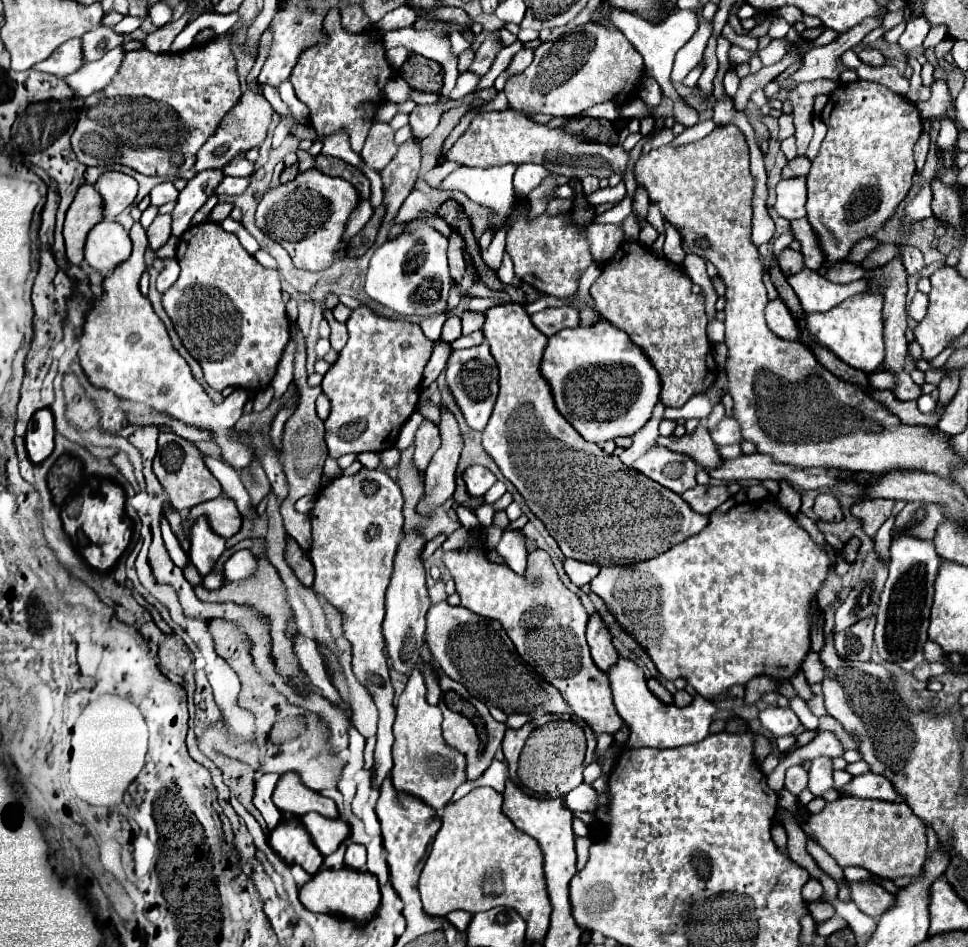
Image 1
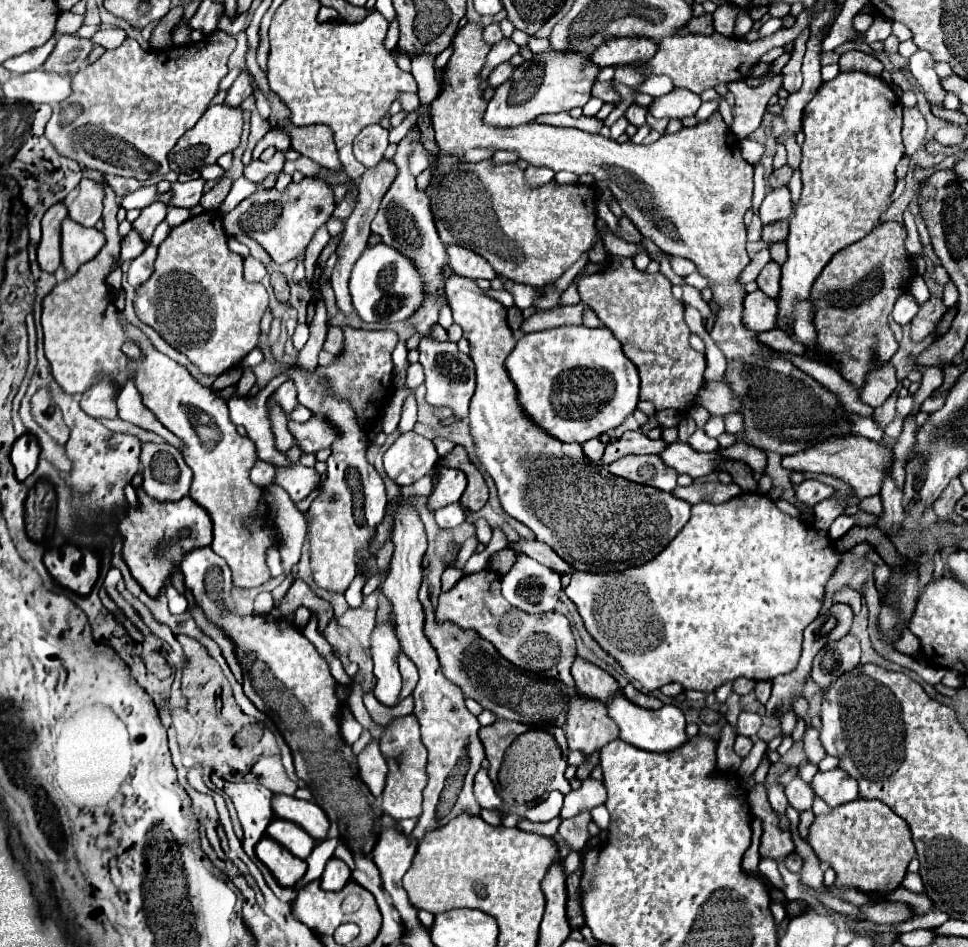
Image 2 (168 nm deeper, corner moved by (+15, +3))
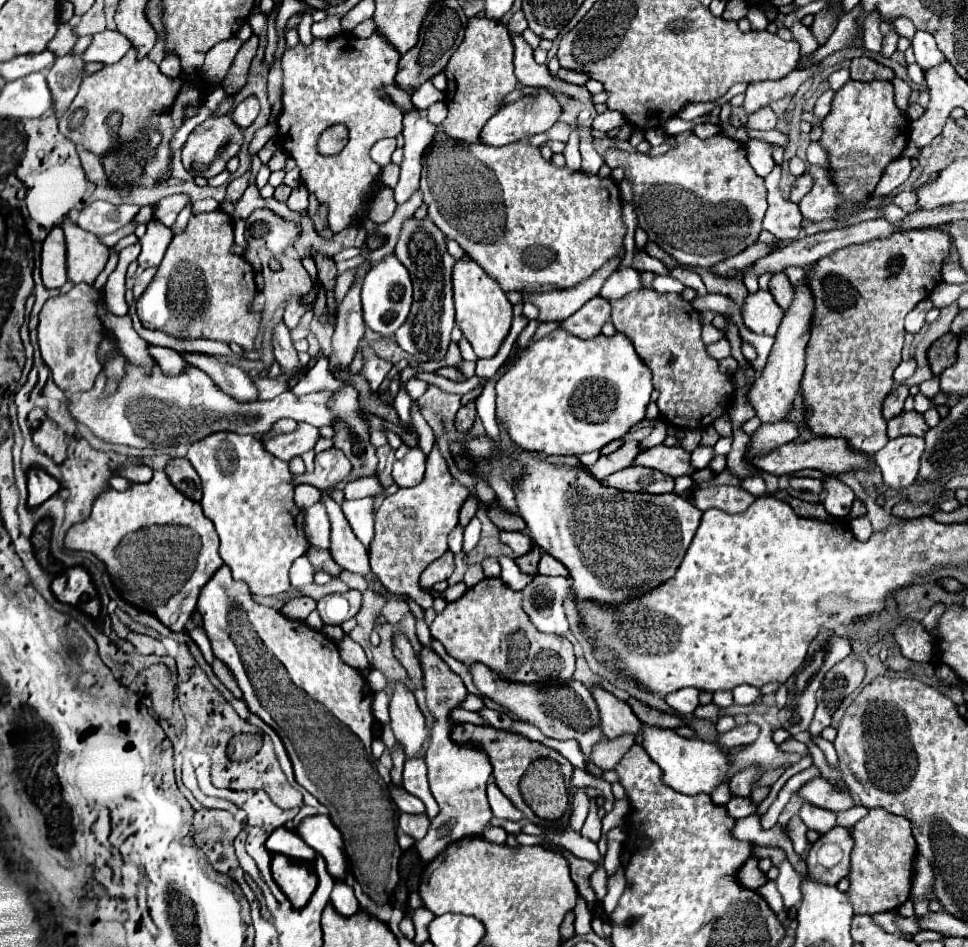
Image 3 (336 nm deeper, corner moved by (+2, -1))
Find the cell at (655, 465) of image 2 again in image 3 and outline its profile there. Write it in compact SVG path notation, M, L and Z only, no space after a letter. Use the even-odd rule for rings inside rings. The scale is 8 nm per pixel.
M630 466L610 474L604 480L604 484L624 492L646 492L646 494L668 494L674 490L672 478L666 478L666 474L658 470L640 466Z

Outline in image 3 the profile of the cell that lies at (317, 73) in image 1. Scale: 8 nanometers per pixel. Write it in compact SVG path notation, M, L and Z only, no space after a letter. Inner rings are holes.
M374 32L366 40L358 40L350 34L340 34L330 40L314 40L310 46L298 44L296 48L288 48L282 56L284 70L284 94L282 94L282 112L276 120L278 124L278 142L288 152L290 158L296 160L300 168L300 180L308 194L314 194L320 204L328 206L328 226L334 234L360 224L364 218L358 218L358 210L364 204L366 192L374 188L380 176L380 166L370 158L370 148L390 136L398 136L402 132L402 114L394 110L388 102L378 98L378 90L386 84L394 84L394 74L398 68L400 54L394 50L378 32ZM344 124L348 129L348 143L336 156L322 156L316 150L320 134L334 126Z

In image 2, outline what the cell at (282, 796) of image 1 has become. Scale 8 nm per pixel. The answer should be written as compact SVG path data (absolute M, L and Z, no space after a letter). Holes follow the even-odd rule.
M273 794L271 800L273 814L283 820L291 820L299 826L303 826L315 840L325 838L325 832L329 828L329 820L325 812L307 800L299 800L295 796L285 796L285 794Z

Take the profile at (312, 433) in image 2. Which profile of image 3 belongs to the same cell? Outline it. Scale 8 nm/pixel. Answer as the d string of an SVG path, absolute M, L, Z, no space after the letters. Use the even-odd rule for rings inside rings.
M300 422L298 430L294 430L292 434L274 434L274 436L264 434L260 438L260 442L266 452L270 452L272 456L276 456L284 462L290 462L294 456L300 456L306 450L312 450L314 442L318 438L320 438L320 434L316 432L316 426Z

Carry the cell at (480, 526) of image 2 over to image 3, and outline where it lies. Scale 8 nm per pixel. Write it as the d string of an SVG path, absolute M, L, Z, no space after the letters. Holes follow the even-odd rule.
M500 558L498 562L500 562L500 566L502 566L500 578L502 578L512 590L522 590L522 588L526 588L526 586L530 584L530 580L534 580L532 574L524 574L524 572L516 566L514 558Z

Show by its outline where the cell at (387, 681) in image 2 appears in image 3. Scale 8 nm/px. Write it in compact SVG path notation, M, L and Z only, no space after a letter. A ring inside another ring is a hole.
M394 684L394 694L390 700L390 720L396 742L404 748L406 758L416 758L428 738L428 732L424 714L416 704L414 694L404 684Z

